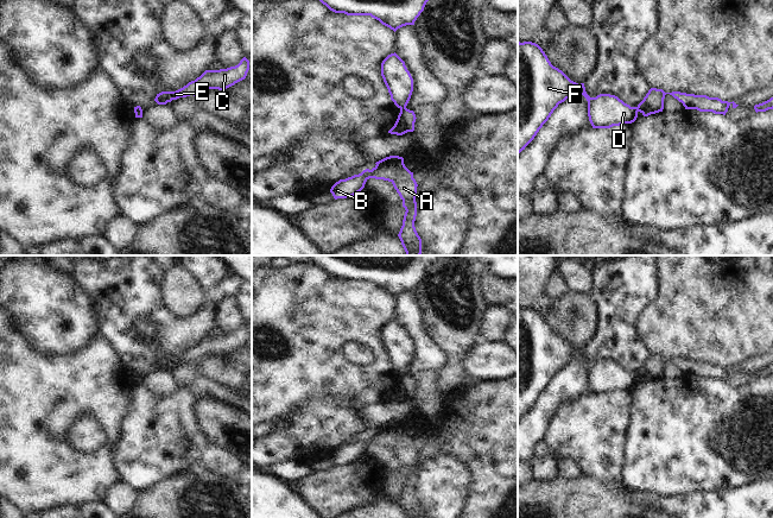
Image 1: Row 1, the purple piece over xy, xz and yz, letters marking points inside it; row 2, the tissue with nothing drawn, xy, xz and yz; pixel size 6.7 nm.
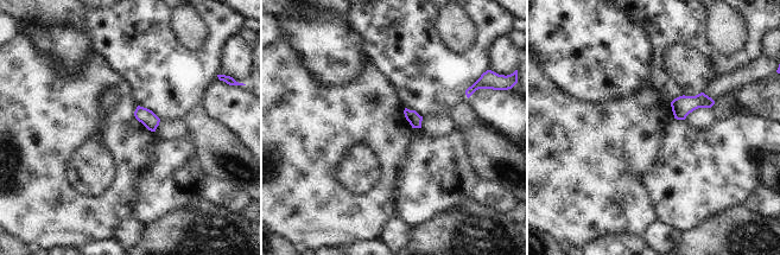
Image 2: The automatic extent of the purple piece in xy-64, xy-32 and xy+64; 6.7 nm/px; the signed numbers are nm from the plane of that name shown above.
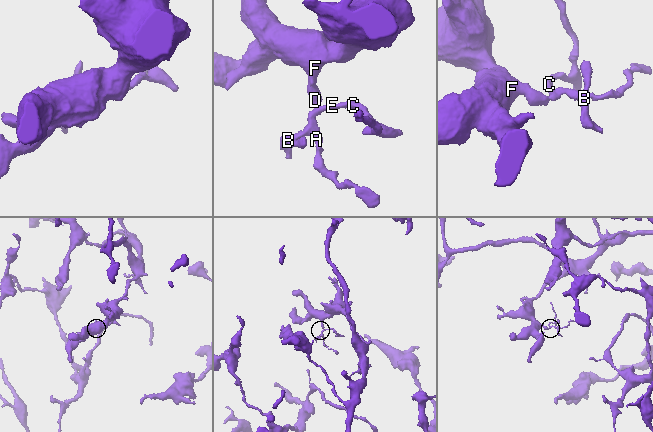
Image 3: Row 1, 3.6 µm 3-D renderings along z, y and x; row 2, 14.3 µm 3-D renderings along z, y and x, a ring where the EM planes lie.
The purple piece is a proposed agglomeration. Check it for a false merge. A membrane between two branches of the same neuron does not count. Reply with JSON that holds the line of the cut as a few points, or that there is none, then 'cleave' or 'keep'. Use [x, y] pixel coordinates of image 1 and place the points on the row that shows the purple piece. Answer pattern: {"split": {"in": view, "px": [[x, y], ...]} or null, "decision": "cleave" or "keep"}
{"split": {"in": "xz", "px": [[405, 107], [400, 109]]}, "decision": "cleave"}

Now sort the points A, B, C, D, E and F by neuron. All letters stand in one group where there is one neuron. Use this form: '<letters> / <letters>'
A B C E / D F

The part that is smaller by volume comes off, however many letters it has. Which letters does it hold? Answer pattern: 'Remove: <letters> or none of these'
Remove: A, B, C, E

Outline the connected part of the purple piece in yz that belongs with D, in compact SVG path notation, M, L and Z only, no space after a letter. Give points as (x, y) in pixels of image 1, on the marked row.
M518 42L518 156L534 139L558 105L577 95L583 95L588 101L588 116L593 128L632 124L638 118L636 107L631 107L615 95L600 94L590 97L584 83L571 81L562 70L553 67L538 44Z

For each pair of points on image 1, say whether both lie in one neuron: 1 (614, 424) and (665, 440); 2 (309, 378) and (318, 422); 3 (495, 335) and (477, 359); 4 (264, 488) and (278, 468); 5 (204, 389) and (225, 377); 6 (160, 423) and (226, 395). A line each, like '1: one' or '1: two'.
1: two
2: two
3: two
4: two
5: two
6: one

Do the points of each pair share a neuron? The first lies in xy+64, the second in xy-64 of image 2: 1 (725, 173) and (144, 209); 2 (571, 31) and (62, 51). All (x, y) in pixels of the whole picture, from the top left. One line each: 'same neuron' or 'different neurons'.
1: same neuron
2: same neuron

